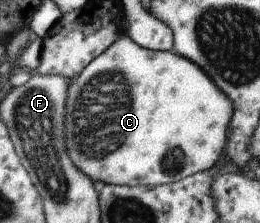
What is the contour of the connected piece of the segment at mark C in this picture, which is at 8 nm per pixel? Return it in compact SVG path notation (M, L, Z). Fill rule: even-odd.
M127 32L87 68L72 80L67 98L65 139L75 165L93 181L131 187L169 185L212 170L222 160L235 102L199 64L176 51L144 48Z

